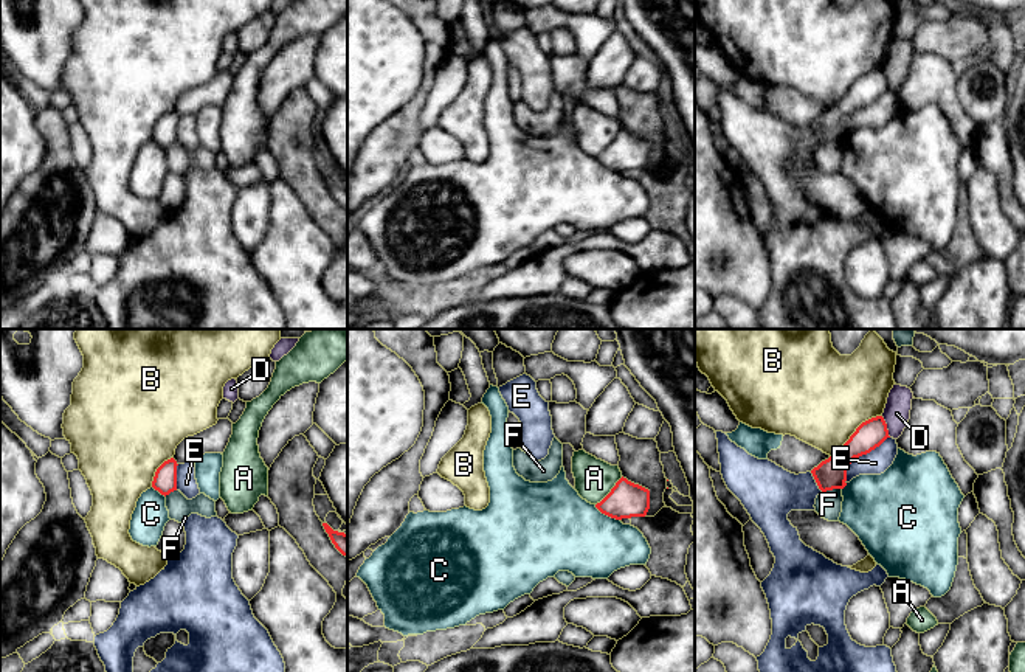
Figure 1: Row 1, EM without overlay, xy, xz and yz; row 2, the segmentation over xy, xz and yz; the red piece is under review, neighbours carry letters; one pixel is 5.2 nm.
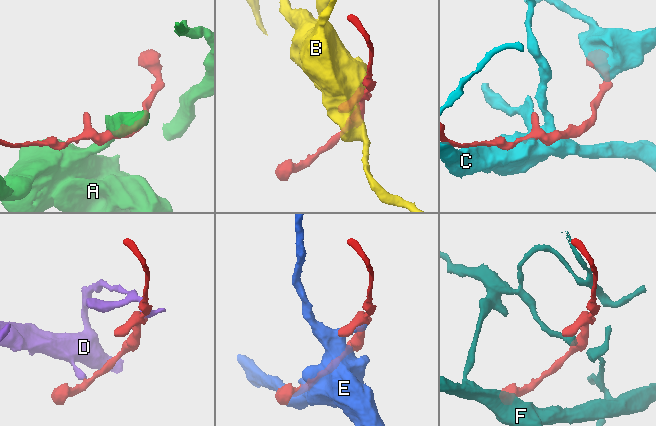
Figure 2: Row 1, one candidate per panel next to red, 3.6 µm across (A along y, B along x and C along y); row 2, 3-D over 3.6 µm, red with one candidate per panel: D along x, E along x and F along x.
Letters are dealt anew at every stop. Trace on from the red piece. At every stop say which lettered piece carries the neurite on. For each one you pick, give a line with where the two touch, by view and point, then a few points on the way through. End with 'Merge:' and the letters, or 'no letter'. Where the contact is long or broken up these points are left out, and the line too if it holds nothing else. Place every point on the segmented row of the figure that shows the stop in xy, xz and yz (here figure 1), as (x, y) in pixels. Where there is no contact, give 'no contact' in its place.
Merge: no letter

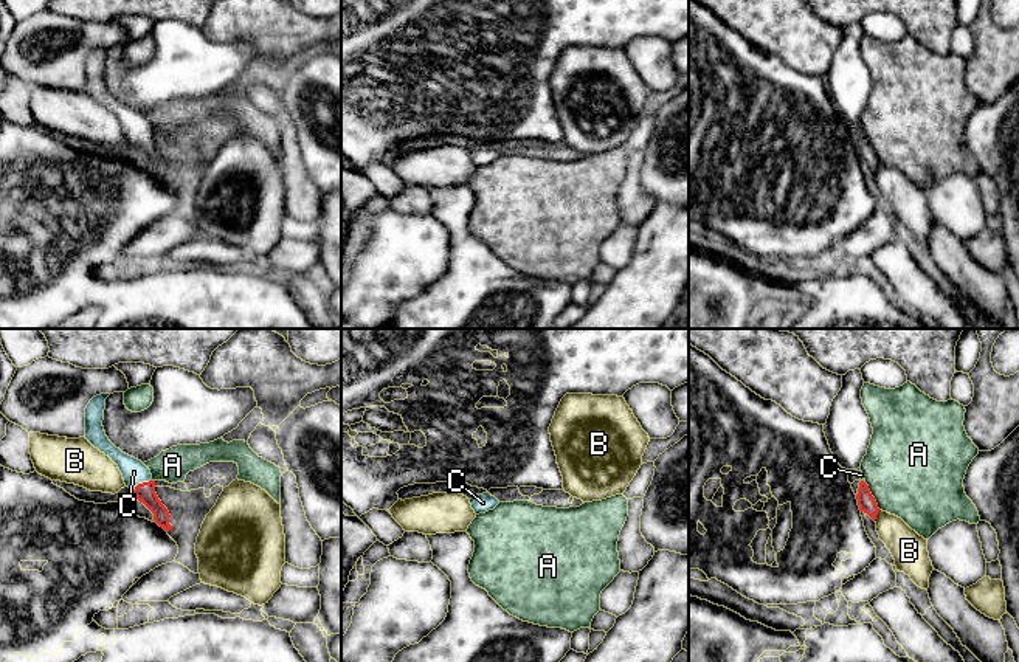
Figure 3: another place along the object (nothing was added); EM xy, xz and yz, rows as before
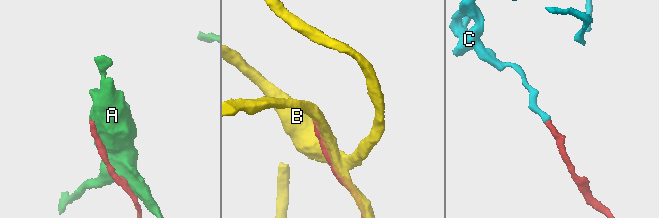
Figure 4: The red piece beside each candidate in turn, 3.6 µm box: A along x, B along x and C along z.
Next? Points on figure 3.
C: meets red in xy at (141, 484); runs through xy (145, 492), (141, 484), (134, 472)
Merge: C

